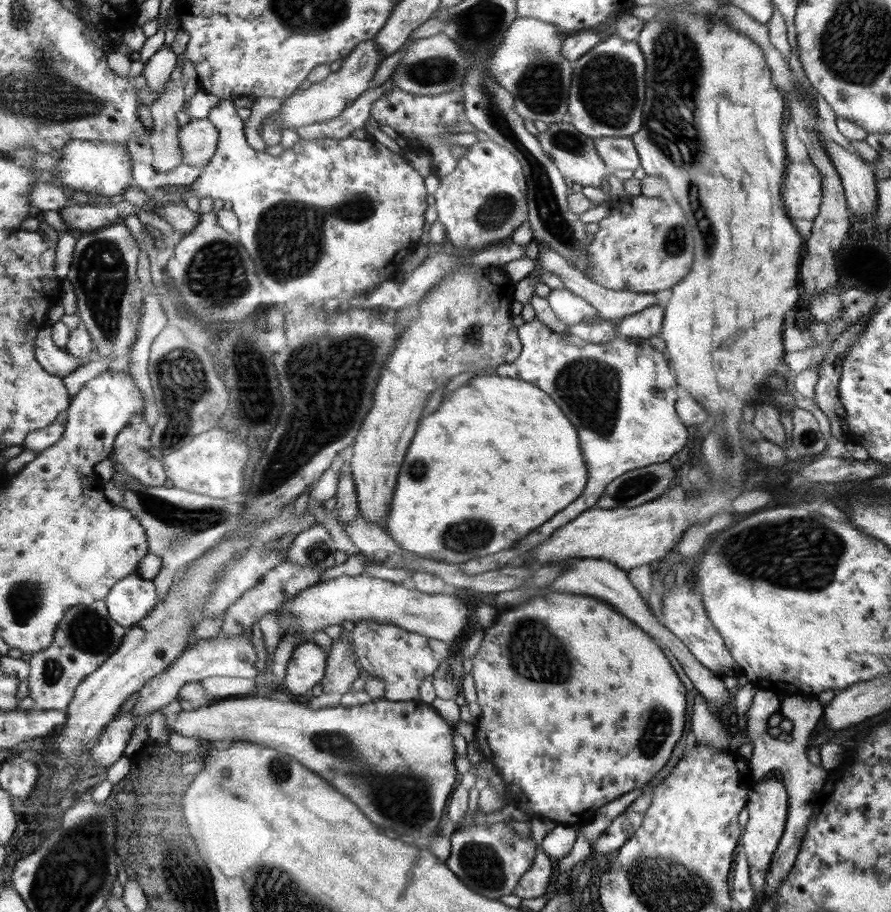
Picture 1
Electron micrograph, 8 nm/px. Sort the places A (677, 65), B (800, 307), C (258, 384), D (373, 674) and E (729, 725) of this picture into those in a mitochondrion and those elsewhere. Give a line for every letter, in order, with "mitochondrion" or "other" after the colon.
A: mitochondrion
B: other
C: other
D: other
E: other

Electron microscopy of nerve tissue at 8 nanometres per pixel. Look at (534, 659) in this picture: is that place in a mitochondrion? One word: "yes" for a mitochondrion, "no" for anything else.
yes

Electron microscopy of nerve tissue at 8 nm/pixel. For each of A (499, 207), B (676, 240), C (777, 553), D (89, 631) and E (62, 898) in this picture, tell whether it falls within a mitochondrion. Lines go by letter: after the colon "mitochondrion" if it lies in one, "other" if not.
A: mitochondrion
B: mitochondrion
C: mitochondrion
D: mitochondrion
E: mitochondrion

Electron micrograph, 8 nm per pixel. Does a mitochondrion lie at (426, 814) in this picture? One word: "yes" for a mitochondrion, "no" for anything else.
yes

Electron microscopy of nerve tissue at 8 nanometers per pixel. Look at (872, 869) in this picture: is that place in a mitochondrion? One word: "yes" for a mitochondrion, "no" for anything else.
yes

